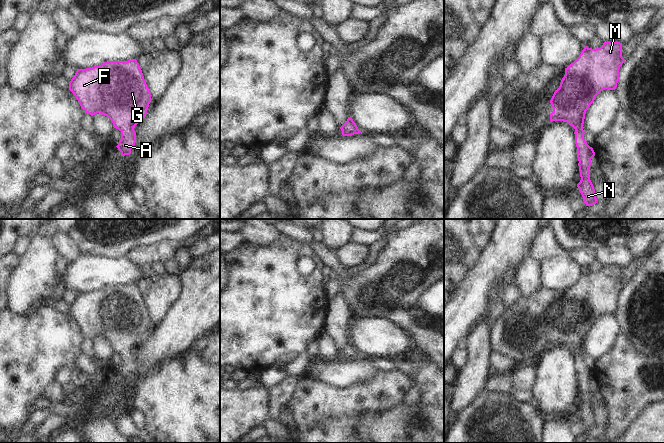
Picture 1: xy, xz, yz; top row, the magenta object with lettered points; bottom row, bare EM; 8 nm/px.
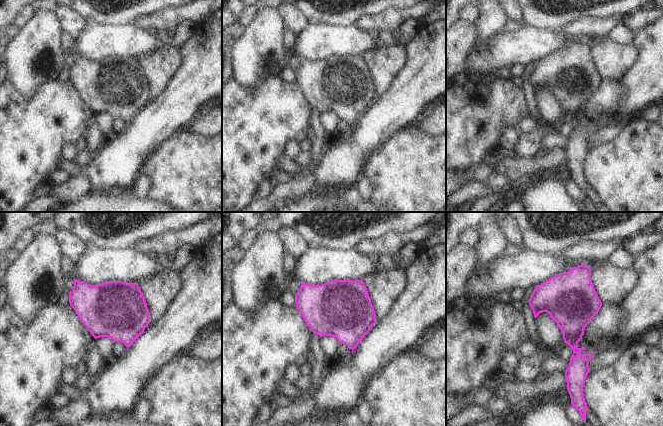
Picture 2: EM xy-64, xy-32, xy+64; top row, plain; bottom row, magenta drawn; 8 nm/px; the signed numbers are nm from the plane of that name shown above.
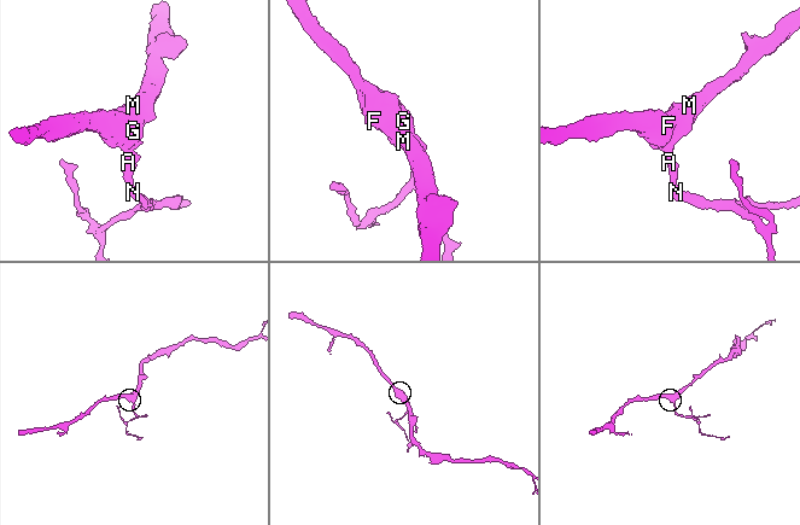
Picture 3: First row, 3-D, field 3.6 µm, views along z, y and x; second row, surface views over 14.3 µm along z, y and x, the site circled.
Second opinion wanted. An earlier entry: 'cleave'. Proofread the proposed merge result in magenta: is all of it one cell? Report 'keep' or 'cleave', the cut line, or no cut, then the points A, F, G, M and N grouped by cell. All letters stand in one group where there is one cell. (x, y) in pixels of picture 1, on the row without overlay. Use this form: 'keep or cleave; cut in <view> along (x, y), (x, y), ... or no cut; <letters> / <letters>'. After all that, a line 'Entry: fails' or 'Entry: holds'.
keep; no cut; A F G M N
Entry: fails

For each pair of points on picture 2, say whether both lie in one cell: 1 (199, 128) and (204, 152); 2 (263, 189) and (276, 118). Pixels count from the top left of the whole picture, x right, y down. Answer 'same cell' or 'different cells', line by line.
1: different cells
2: different cells

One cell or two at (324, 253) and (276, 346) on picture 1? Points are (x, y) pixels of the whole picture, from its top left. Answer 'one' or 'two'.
two

